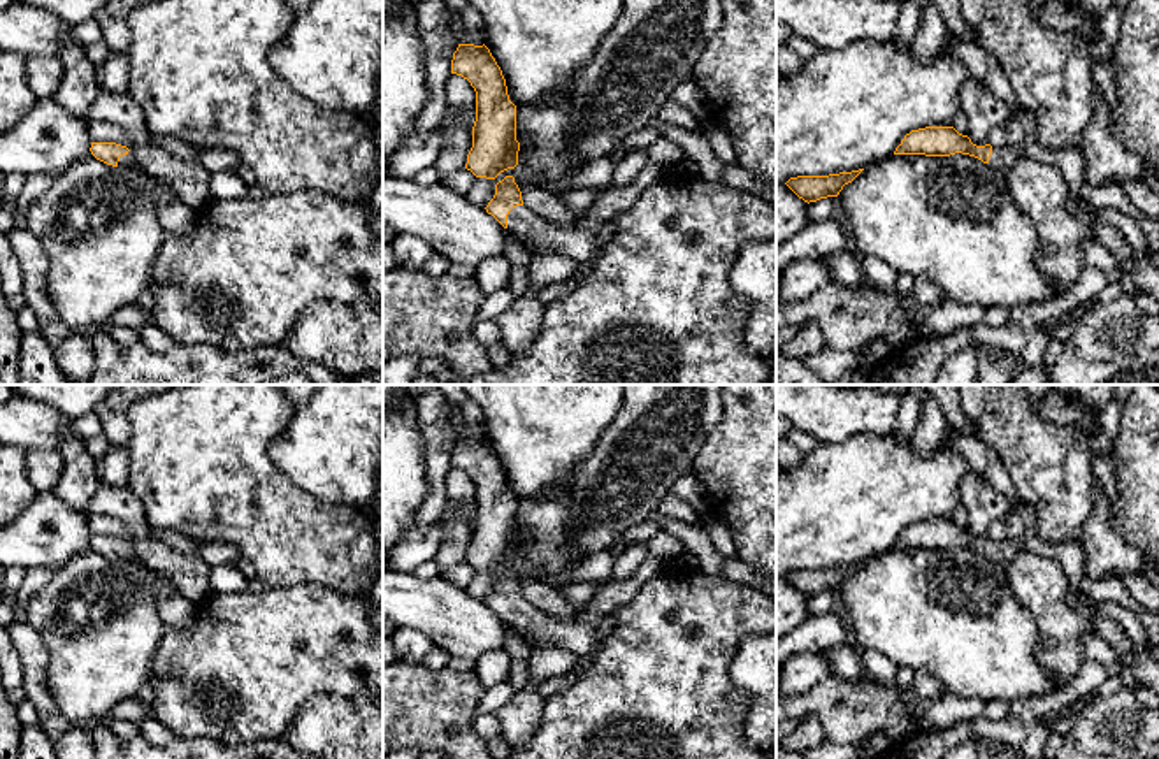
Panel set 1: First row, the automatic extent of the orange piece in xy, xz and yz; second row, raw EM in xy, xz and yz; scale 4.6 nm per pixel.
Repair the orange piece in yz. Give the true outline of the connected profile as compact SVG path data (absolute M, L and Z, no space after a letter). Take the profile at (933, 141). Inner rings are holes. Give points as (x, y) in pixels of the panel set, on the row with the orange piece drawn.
M925 126L904 135L894 155L925 155L950 156L955 153L969 155L996 170L1008 170L1022 155L1013 146L992 148L990 144L976 146L968 135L959 134L954 126Z

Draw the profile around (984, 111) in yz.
M973 76L959 88L959 105L968 118L968 137L976 146L989 144L990 130L1006 125L1011 116L1008 104Z

